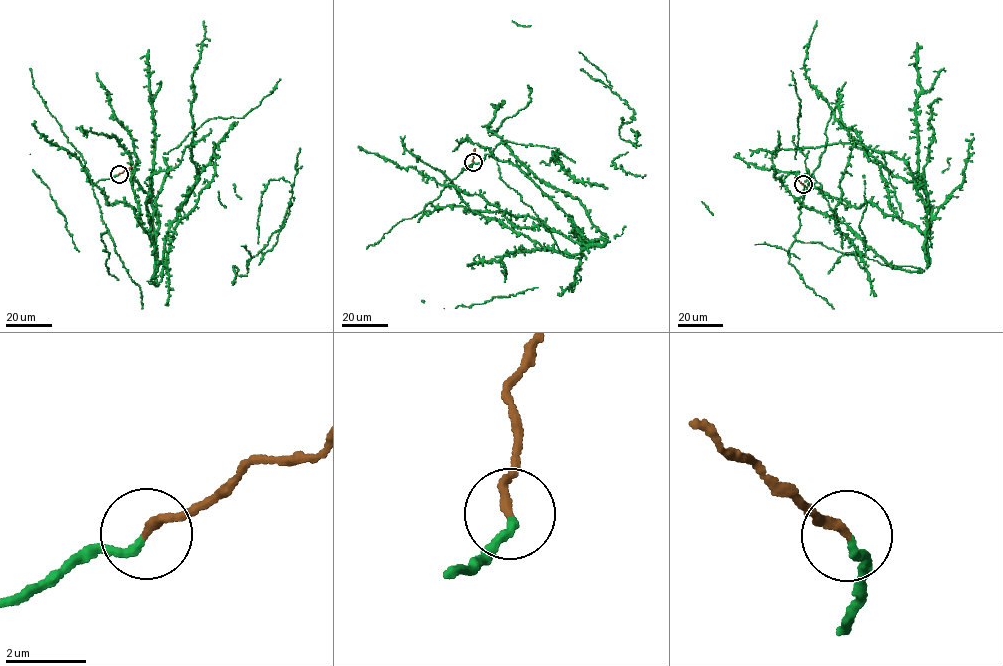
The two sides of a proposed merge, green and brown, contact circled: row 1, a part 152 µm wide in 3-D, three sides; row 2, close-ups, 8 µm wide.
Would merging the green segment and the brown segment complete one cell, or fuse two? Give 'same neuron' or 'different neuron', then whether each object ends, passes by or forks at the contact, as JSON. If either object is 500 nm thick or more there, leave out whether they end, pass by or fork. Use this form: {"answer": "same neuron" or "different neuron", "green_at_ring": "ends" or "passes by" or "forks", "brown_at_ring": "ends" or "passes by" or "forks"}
{"answer": "same neuron", "green_at_ring": "ends", "brown_at_ring": "ends"}

